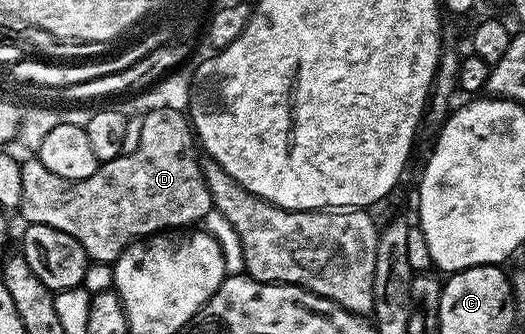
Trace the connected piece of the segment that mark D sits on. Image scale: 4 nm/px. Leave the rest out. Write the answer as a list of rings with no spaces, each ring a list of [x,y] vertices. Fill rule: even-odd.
[[[154,109],[146,112],[139,123],[140,135],[138,131],[136,150],[128,154],[122,153],[109,163],[99,164],[94,174],[85,179],[58,177],[58,173],[50,173],[50,169],[42,165],[39,157],[23,160],[20,163],[22,201],[18,208],[18,215],[24,218],[23,222],[62,229],[62,233],[70,233],[70,237],[79,240],[93,264],[112,265],[131,243],[141,237],[172,229],[168,227],[188,227],[199,219],[200,222],[207,220],[208,214],[214,210],[212,194],[204,179],[201,160],[196,160],[197,148],[194,146],[194,135],[190,130],[187,114],[178,109]],[[124,195],[128,195],[128,211],[124,211]]]

